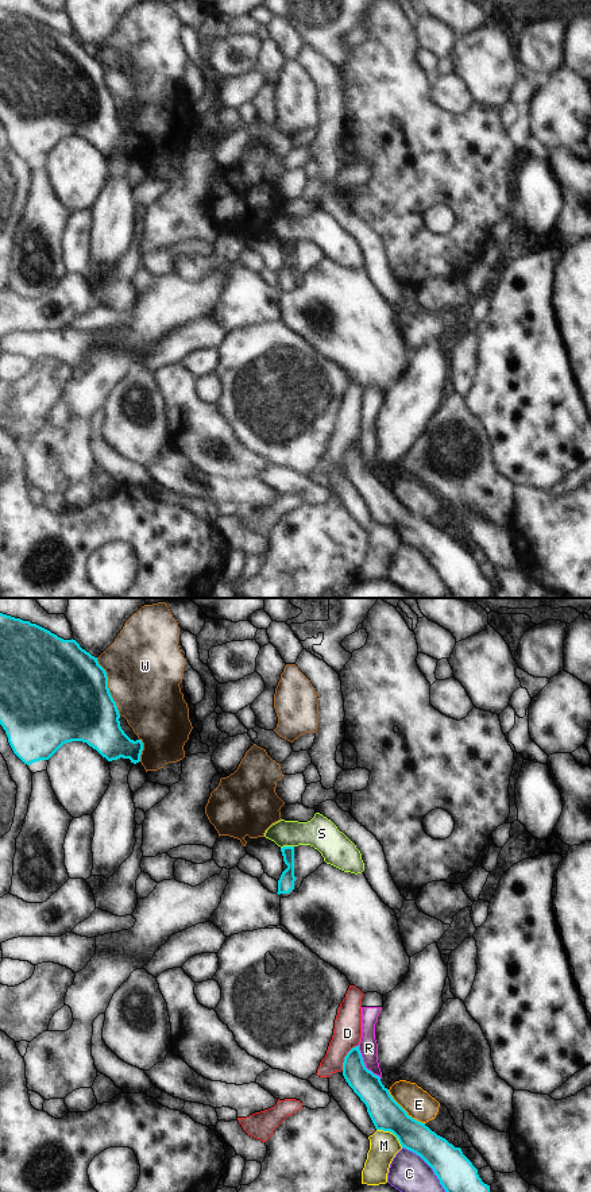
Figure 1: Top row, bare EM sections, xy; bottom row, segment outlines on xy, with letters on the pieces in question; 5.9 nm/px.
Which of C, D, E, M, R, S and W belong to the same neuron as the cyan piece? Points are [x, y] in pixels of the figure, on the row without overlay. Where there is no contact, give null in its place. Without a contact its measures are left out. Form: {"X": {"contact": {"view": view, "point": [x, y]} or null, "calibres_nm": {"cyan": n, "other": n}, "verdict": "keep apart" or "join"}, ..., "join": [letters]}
{"C": {"contact": {"view": "xy", "point": [432, 563]}, "calibres_nm": {"cyan": 220, "other": 240}, "verdict": "keep apart"}, "D": {"contact": {"view": "xy", "point": [346, 451]}, "calibres_nm": {"cyan": 160, "other": 170}, "verdict": "keep apart"}, "E": {"contact": {"view": "xy", "point": [404, 505]}, "calibres_nm": {"cyan": 190, "other": 170}, "verdict": "keep apart"}, "M": {"contact": {"view": "xy", "point": [391, 527]}, "calibres_nm": {"cyan": 190, "other": 180}, "verdict": "keep apart"}, "R": {"contact": {"view": "xy", "point": [363, 459]}, "calibres_nm": {"cyan": 160, "other": 110}, "verdict": "keep apart"}, "S": {"contact": {"view": "xy", "point": [286, 242]}, "calibres_nm": {"cyan": 100, "other": 190}, "verdict": "keep apart"}, "W": {"contact": {"view": "xy", "point": [107, 81]}, "calibres_nm": {"cyan": 500, "other": 460}, "verdict": "keep apart"}, "join": []}

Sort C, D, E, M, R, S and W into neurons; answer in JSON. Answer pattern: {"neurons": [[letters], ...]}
{"neurons": [["C"], ["D"], ["E"], ["M"], ["R", "S"], ["W"]]}

